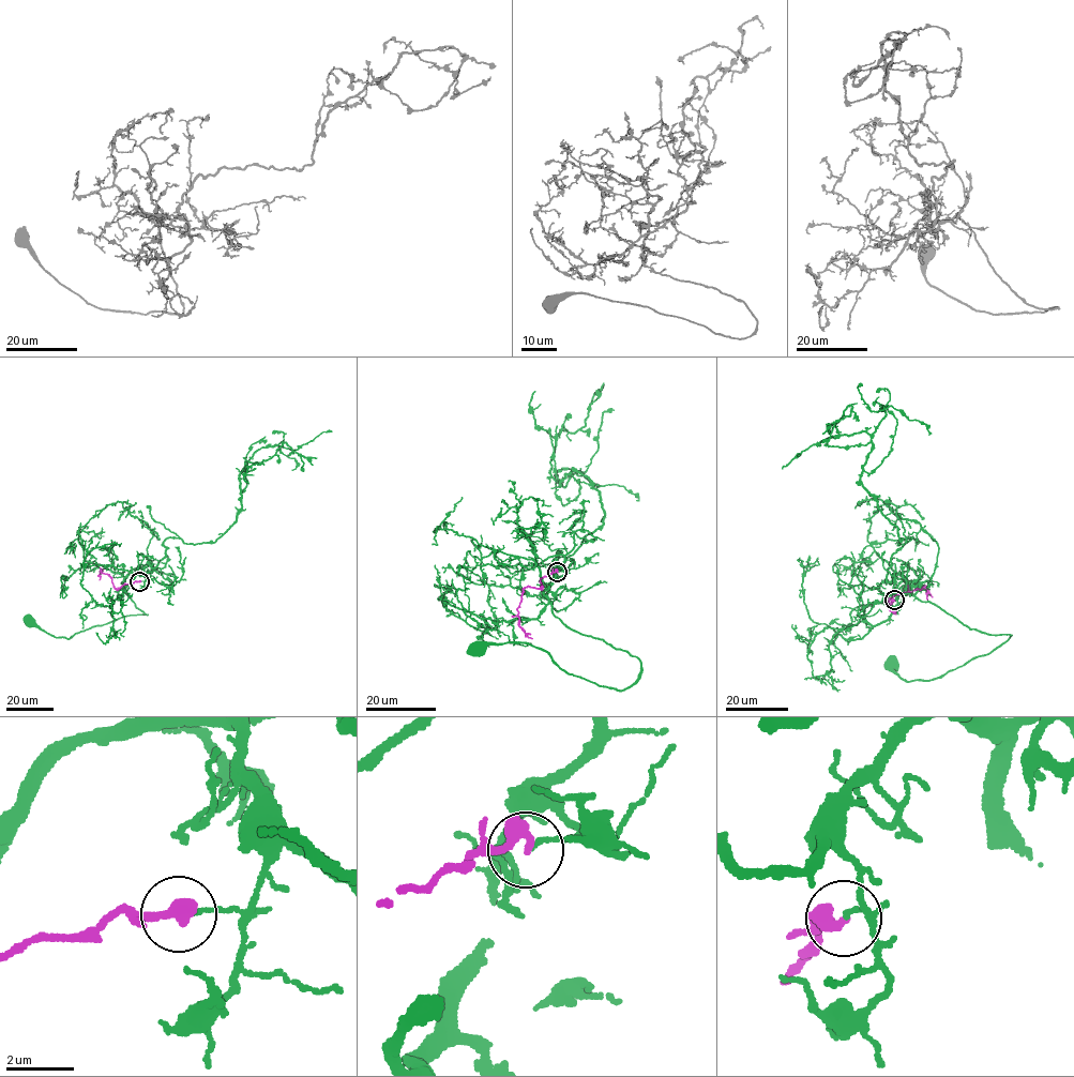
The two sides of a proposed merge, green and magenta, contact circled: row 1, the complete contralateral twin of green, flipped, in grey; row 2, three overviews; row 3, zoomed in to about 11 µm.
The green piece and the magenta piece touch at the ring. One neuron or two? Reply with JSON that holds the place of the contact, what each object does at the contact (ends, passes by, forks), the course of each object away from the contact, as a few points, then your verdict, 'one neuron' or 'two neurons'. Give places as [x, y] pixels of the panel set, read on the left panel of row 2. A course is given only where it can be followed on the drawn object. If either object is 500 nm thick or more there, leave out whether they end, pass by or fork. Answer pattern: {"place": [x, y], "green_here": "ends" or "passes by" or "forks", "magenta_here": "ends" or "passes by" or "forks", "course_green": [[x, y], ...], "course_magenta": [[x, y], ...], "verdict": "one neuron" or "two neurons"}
{"place": [139, 581], "green_here": "ends", "magenta_here": "ends", "course_green": [[139, 581], [145, 580], [144, 567], [135, 567], [121, 582], [147, 615], [122, 617], [67, 638], [30, 623]], "course_magenta": [[139, 581], [117, 590], [108, 574], [101, 571], [100, 578]], "verdict": "two neurons"}

